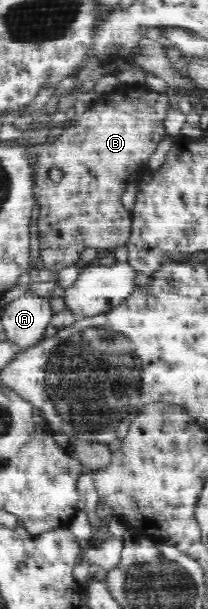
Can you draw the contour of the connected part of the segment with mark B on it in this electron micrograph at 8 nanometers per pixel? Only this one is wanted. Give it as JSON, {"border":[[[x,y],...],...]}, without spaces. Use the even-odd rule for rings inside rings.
{"border":[[[151,91],[149,107],[143,99],[139,103],[119,101],[119,103],[101,103],[87,108],[77,119],[77,125],[66,127],[67,131],[59,135],[57,141],[31,145],[26,157],[37,157],[35,171],[34,199],[39,203],[37,215],[40,259],[49,271],[57,272],[64,267],[75,265],[86,247],[94,247],[101,253],[108,253],[114,247],[125,246],[131,235],[132,216],[121,203],[121,196],[130,183],[134,183],[142,165],[146,165],[157,145],[165,137],[163,113],[167,113],[165,97]],[[53,167],[61,169],[61,181],[53,181],[50,171]]]}

